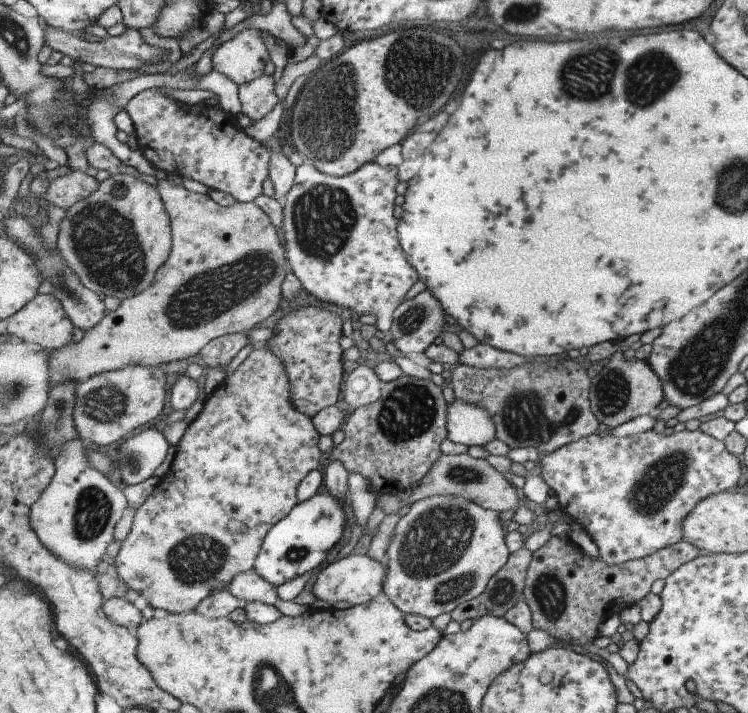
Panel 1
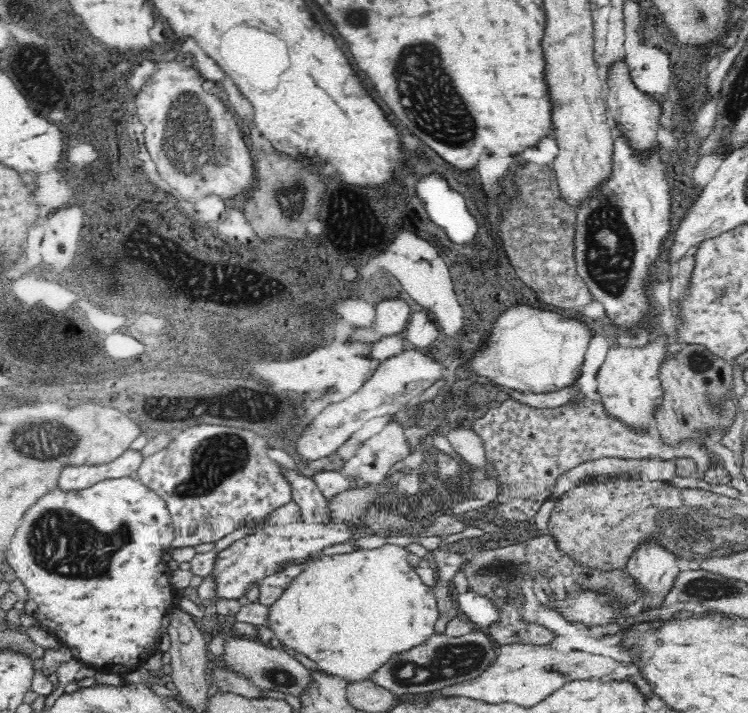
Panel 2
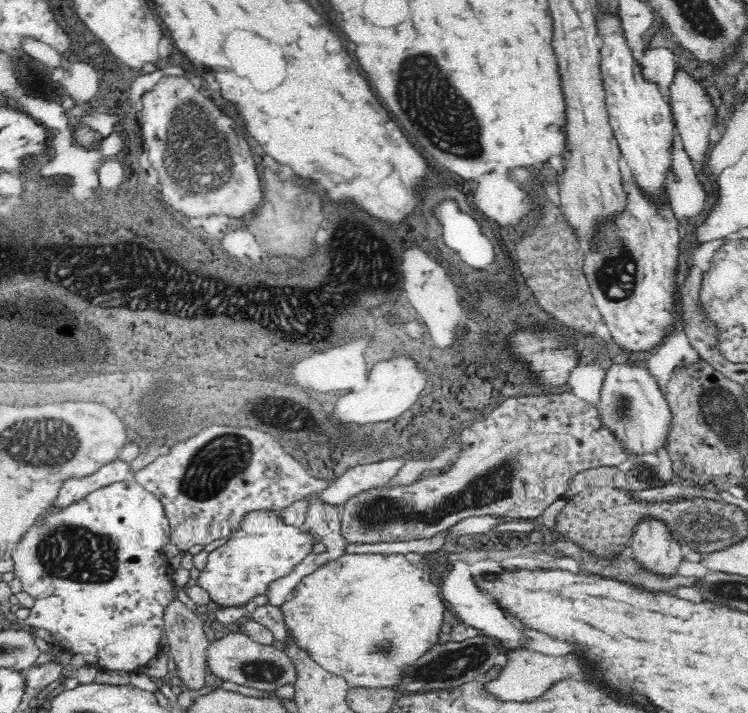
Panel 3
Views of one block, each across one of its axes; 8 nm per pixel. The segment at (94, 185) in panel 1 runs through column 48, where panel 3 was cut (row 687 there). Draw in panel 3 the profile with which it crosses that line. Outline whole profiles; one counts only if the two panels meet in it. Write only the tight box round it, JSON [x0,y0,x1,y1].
[164,597,208,690]

